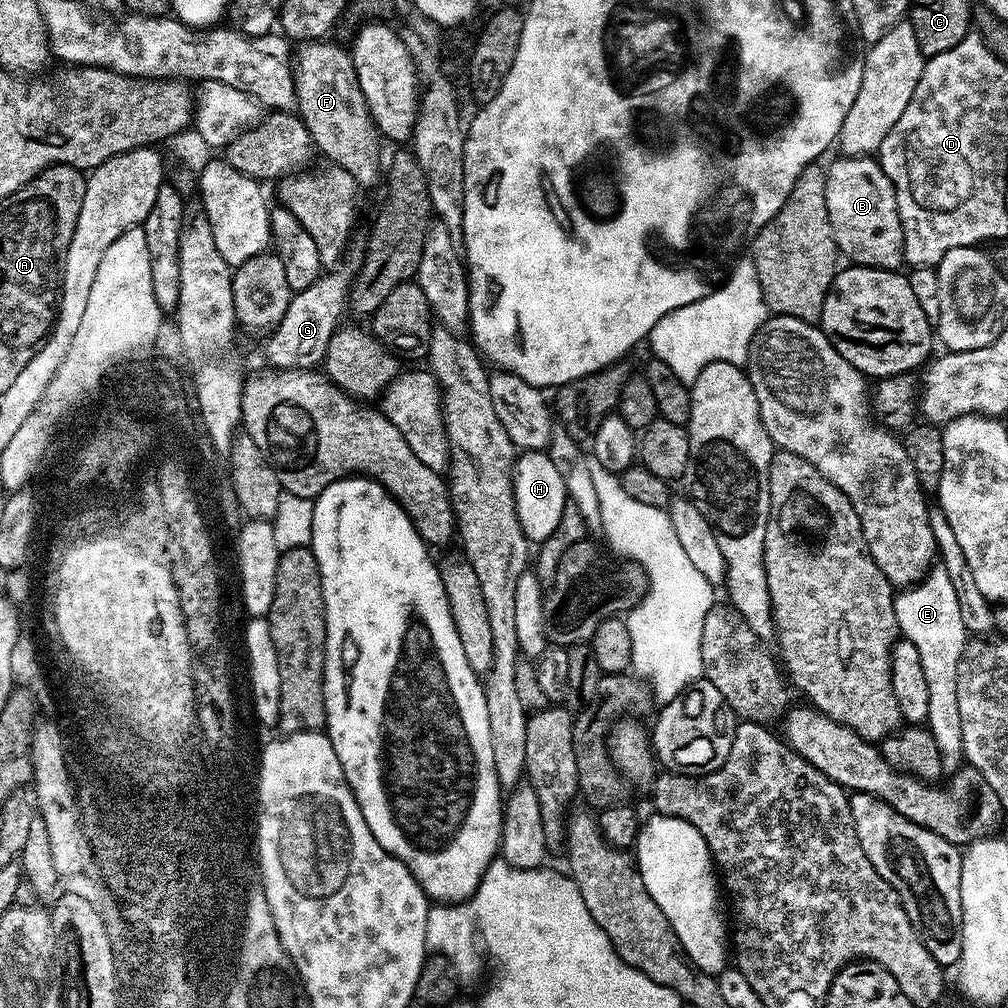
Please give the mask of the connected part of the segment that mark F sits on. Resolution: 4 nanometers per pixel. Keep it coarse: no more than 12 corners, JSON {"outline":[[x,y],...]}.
{"outline":[[295,49],[296,108],[319,155],[368,190],[382,137],[351,51]]}

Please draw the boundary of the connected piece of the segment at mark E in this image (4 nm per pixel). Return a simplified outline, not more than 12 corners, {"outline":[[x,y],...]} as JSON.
{"outline":[[933,566],[895,593],[922,657],[945,773],[964,760],[958,662],[970,639],[954,582]]}

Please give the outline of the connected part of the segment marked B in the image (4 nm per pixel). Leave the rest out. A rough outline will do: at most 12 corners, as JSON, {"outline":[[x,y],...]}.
{"outline":[[873,157],[825,171],[837,251],[899,269],[904,235],[893,183]]}

